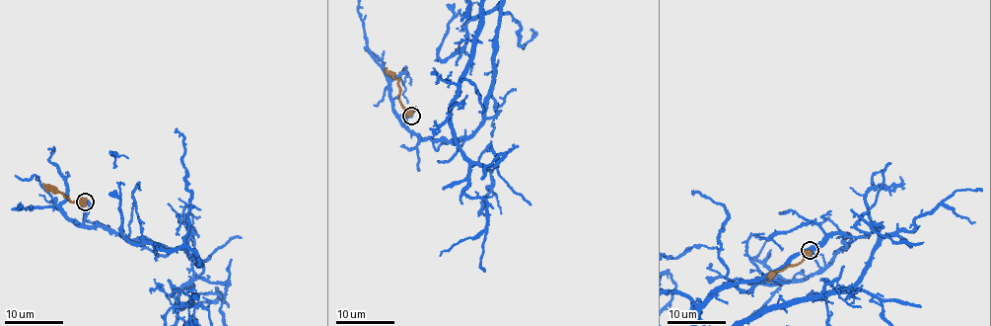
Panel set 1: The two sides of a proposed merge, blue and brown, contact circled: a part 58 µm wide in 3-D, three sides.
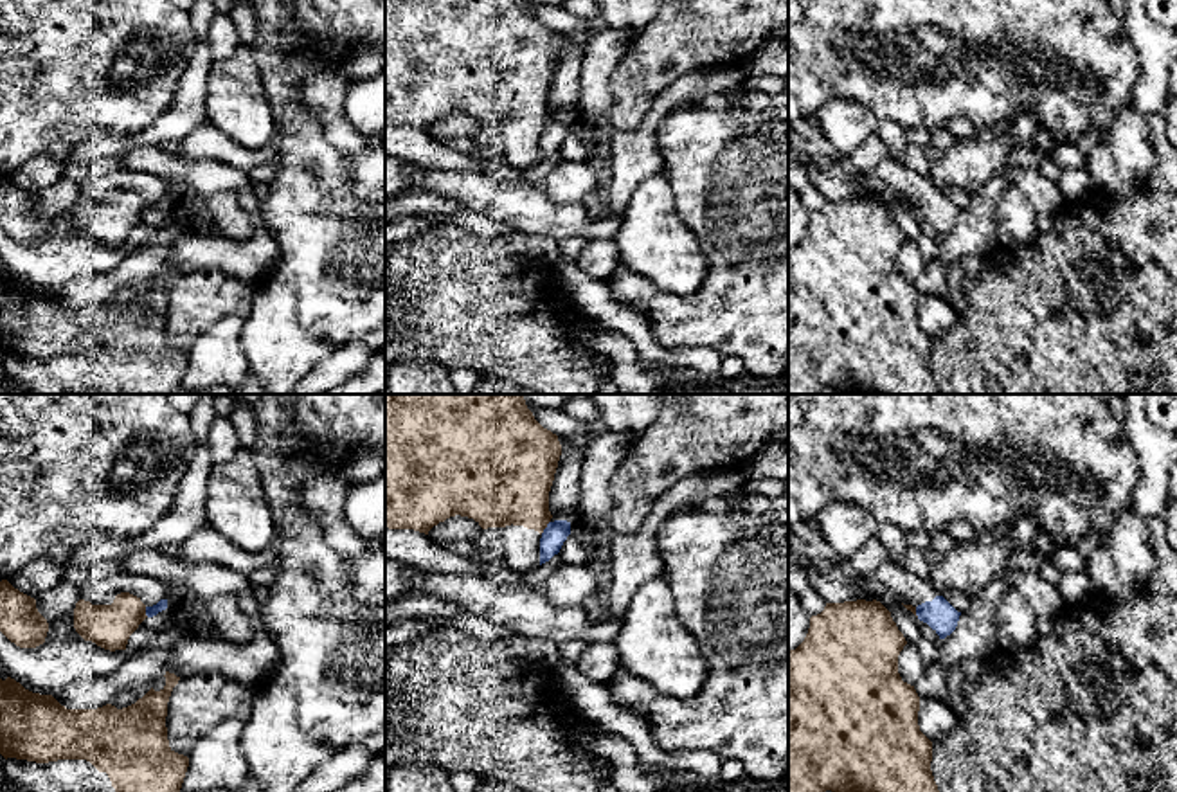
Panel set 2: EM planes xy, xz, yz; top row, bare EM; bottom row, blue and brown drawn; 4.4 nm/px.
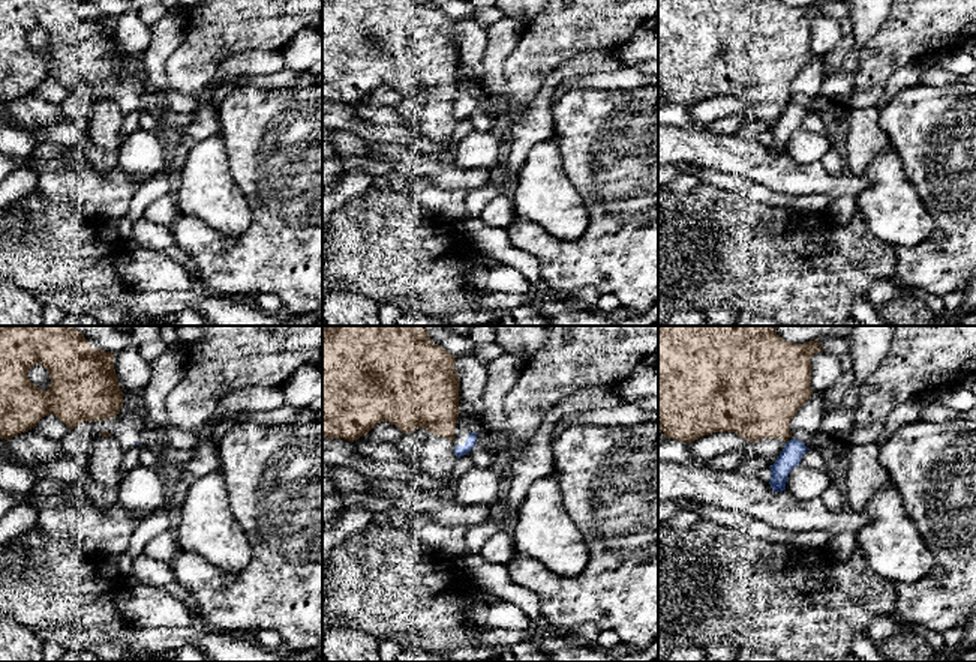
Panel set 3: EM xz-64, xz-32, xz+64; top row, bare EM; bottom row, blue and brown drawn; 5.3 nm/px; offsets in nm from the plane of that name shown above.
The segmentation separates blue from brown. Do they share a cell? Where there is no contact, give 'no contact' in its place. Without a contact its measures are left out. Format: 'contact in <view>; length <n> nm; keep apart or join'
contact in xz; length 80 nm; keep apart

